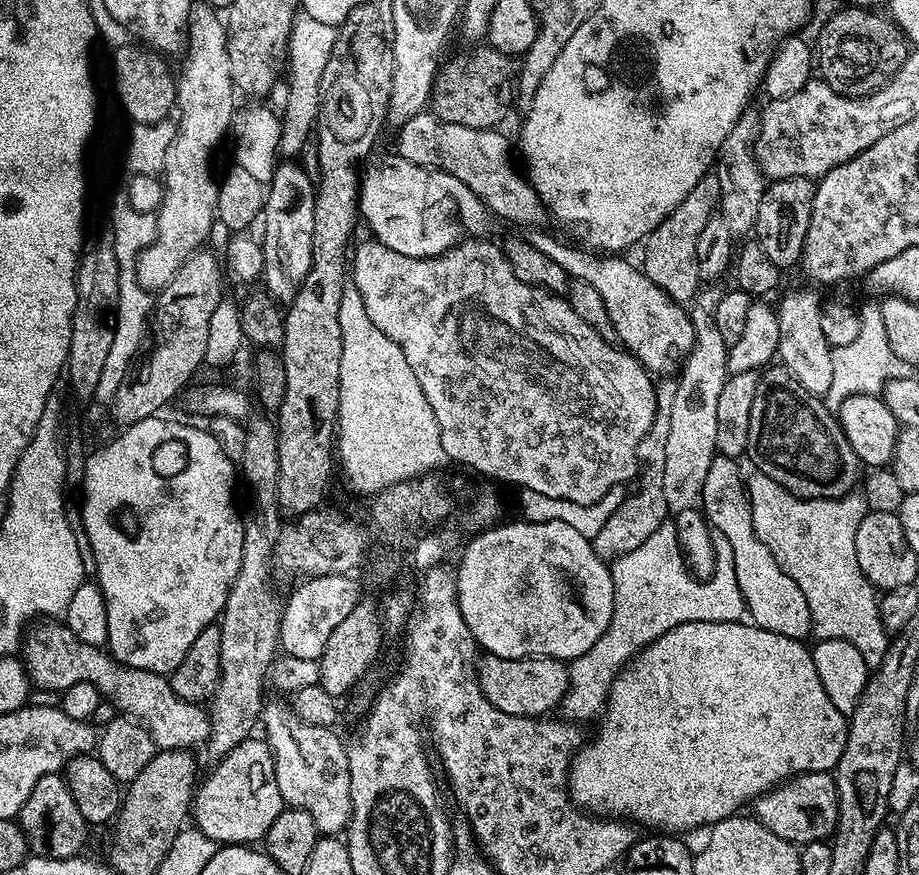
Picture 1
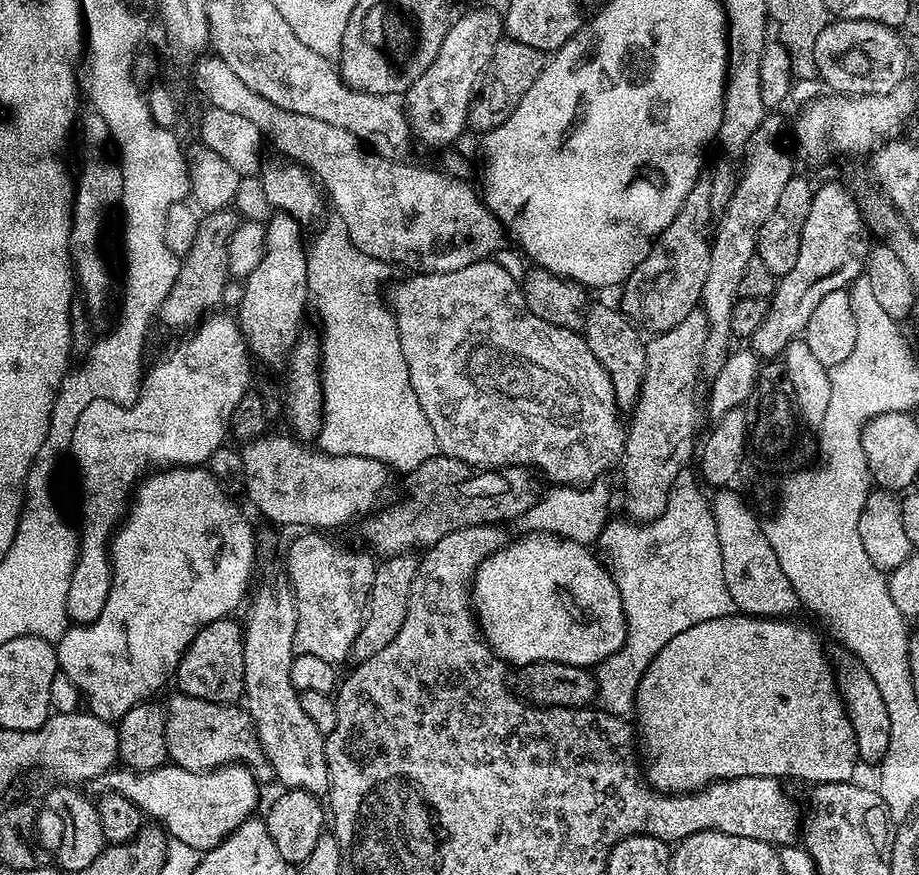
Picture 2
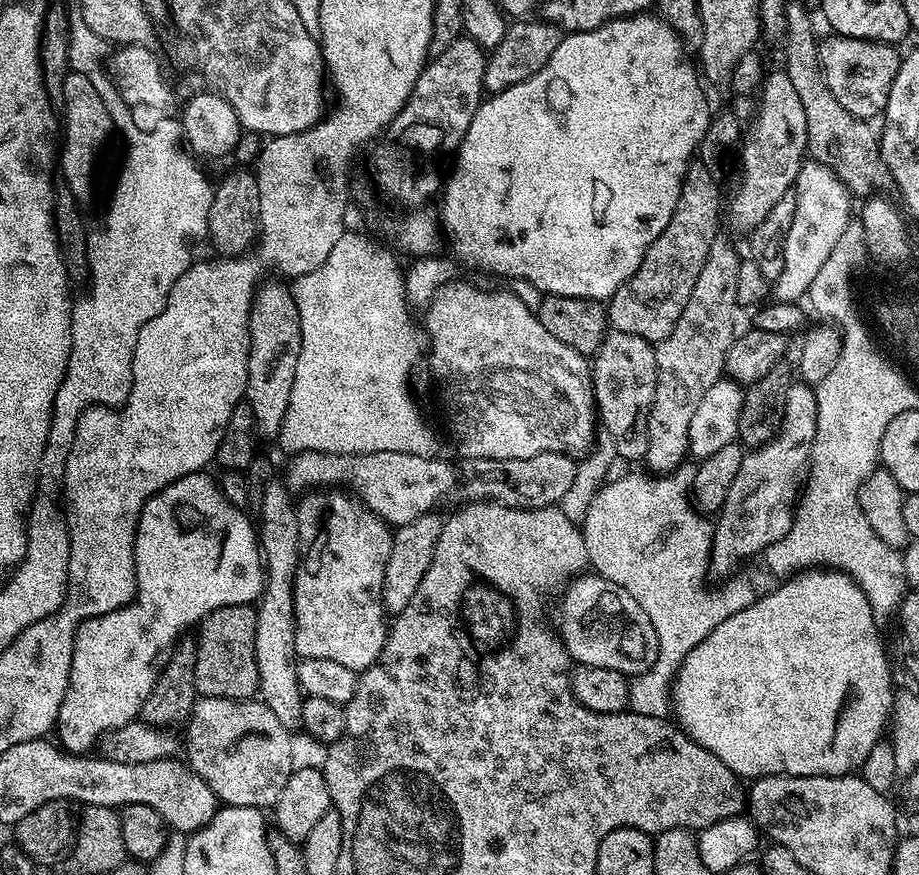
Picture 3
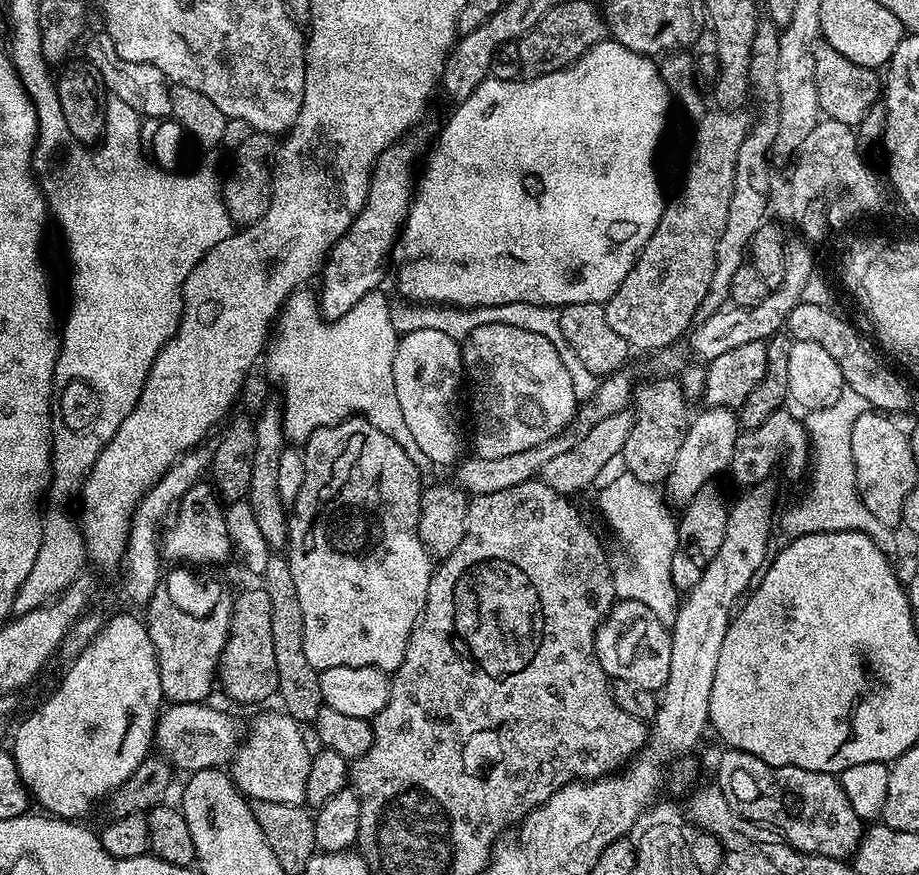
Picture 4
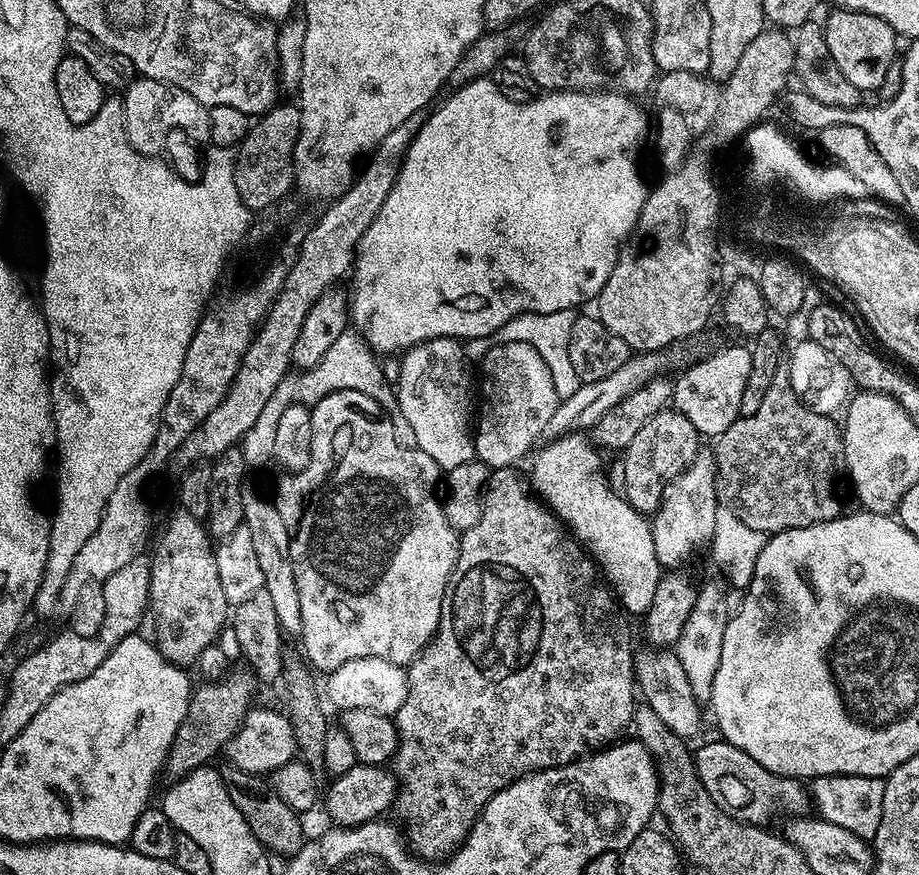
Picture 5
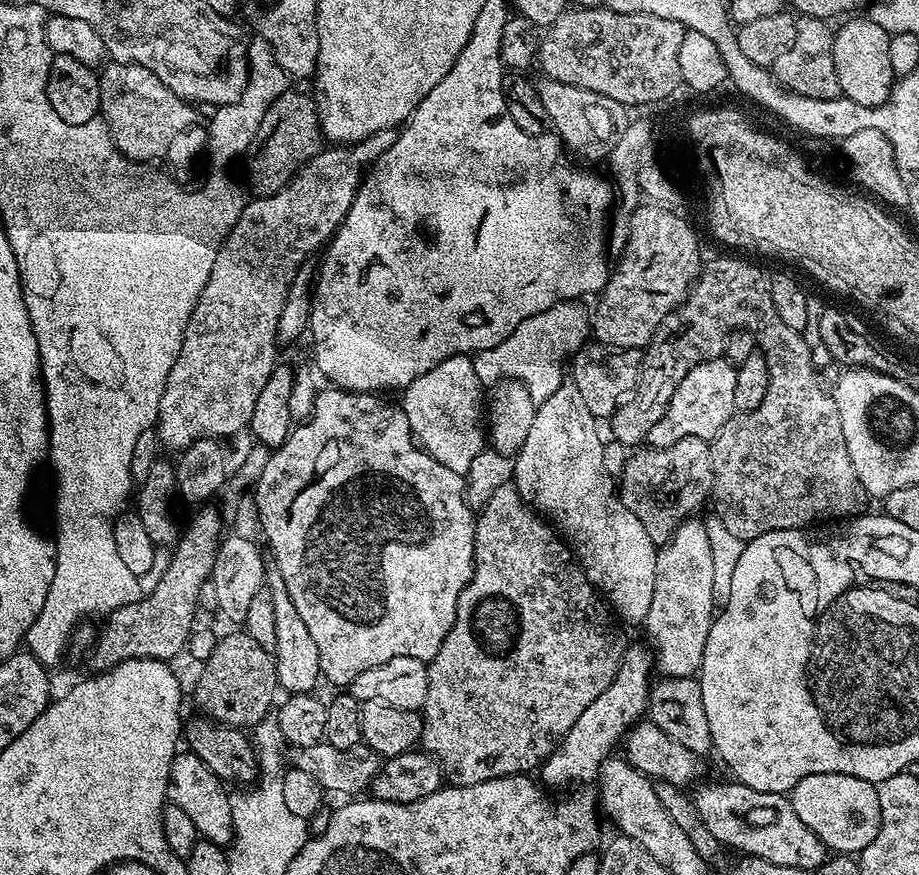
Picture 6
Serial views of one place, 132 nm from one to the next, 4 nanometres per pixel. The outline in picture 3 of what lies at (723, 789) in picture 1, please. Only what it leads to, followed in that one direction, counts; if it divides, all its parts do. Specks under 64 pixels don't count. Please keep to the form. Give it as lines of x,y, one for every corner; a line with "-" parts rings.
817,566
795,573
777,584
780,585
773,592
756,598
752,605
746,606
746,610
730,614
726,622
718,622
718,626
714,626
714,630
710,630
710,634
702,638
702,642
698,642
694,650
690,650
690,654
686,654
671,687
671,707
674,709
675,719
695,744
722,758
728,769
741,778
849,775
863,763
875,744
882,740
892,719
892,664
888,661
884,640
876,629
877,617
872,615
872,607
864,591
845,572

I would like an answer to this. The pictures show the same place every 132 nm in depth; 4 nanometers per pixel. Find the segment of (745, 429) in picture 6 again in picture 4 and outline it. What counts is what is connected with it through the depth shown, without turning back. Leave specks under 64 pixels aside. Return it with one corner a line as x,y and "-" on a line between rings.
781,410
770,414
766,422
757,428
749,428
741,431
736,437
734,454
730,465
730,473
740,486
756,486
772,472
772,467
784,456
784,464
788,472
796,476
800,468
807,469
810,464
810,445
808,443
808,430
803,423
800,424
788,413
788,410

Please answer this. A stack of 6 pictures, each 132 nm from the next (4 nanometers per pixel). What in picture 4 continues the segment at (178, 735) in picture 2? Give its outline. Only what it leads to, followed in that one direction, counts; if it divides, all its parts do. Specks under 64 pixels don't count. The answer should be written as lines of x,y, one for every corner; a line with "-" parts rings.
283,711
264,712
252,720
248,737
243,737
230,761
230,775
236,789
249,801
305,803
306,774
310,774
313,753
304,741
305,730

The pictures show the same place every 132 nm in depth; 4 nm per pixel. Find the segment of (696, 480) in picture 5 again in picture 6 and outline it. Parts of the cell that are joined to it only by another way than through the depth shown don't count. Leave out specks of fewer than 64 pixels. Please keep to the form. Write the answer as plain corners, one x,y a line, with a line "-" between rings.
703,519
683,520
666,543
659,545
657,576
644,629
650,638
655,669
663,677
695,677
700,670
706,638
714,619
714,565
710,555
710,534

